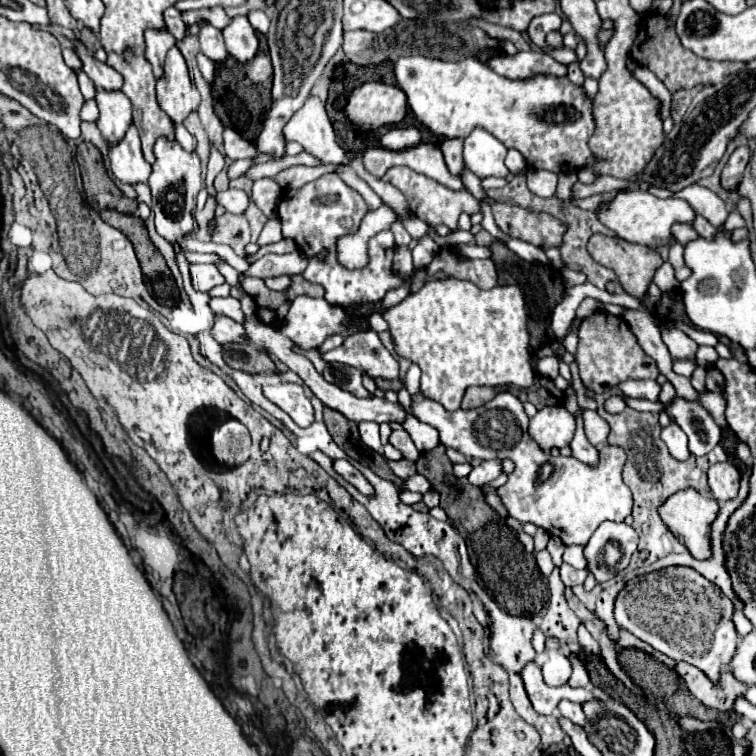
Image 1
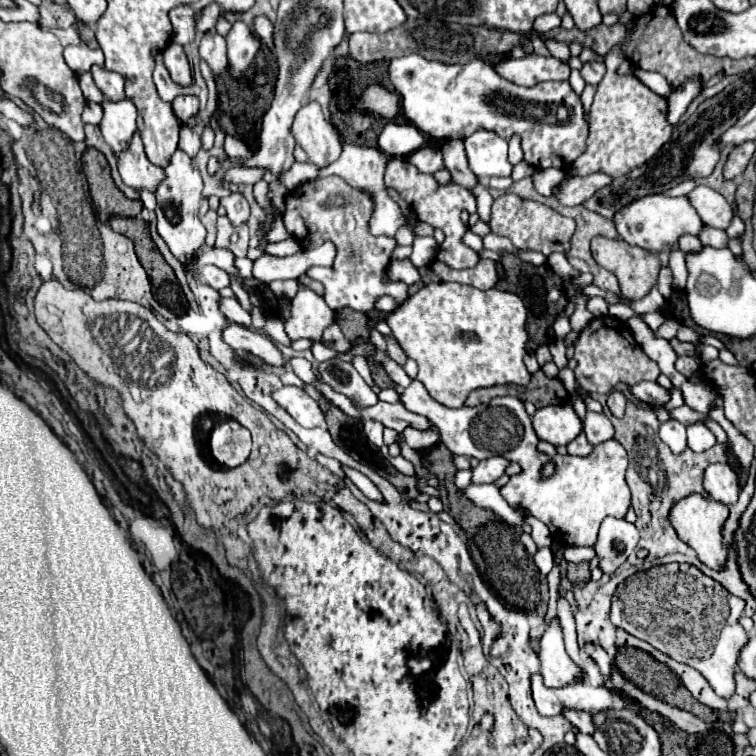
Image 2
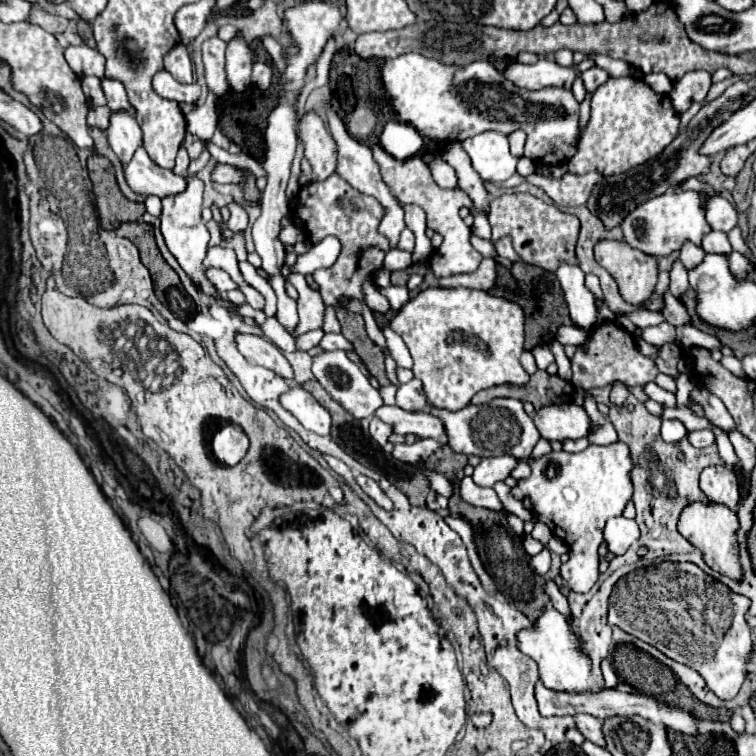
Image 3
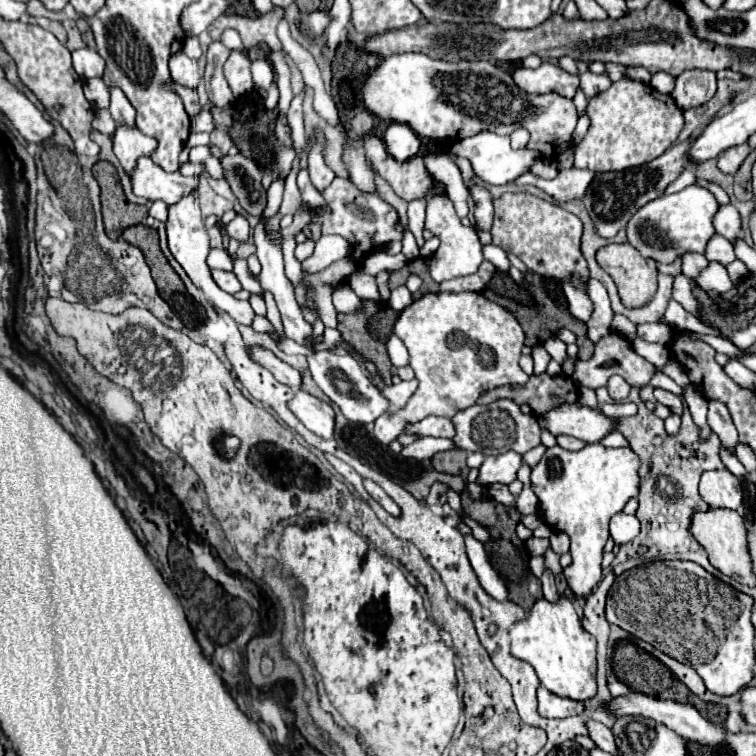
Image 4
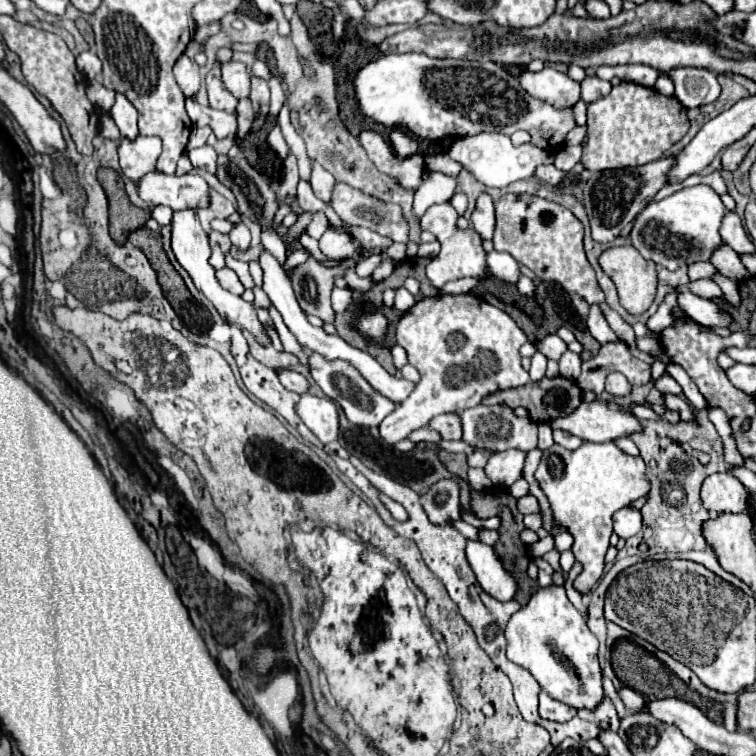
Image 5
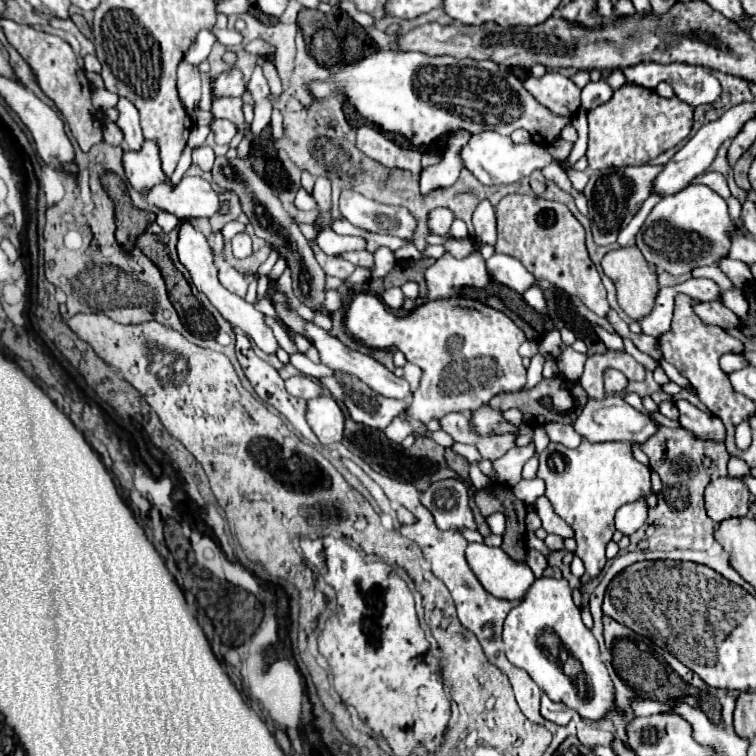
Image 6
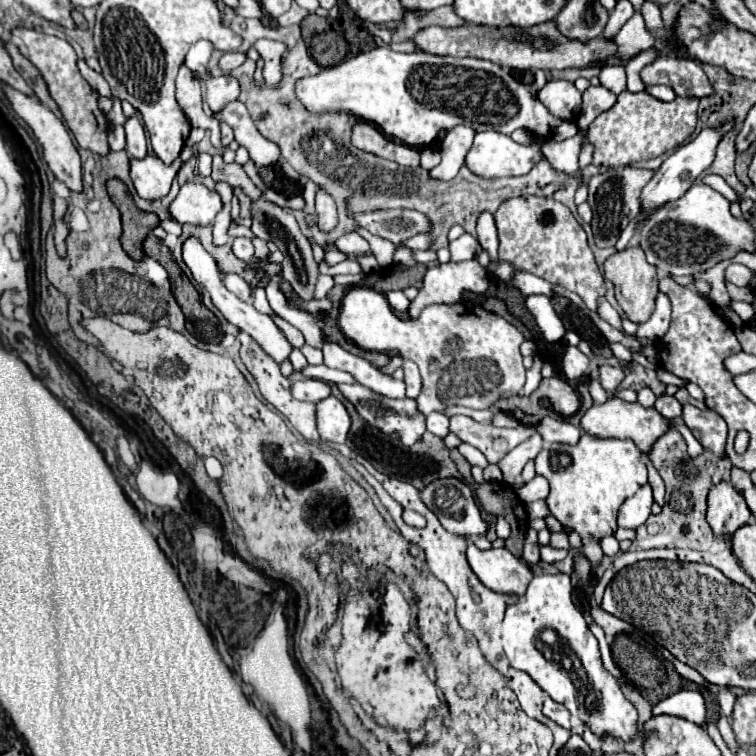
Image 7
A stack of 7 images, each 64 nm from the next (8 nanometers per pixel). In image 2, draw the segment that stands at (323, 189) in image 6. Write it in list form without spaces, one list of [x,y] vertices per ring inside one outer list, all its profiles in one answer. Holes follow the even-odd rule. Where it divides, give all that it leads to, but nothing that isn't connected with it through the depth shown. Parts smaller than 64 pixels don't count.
[[[310,102],[298,110],[292,124],[292,134],[308,154],[308,160],[320,168],[332,164],[340,156],[340,140],[316,102]]]

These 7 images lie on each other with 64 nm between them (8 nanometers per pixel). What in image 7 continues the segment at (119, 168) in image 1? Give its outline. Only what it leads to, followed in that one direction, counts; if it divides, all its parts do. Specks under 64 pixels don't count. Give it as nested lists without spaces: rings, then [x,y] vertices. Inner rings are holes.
[[[186,182],[170,204],[170,212],[180,224],[208,226],[222,210],[222,206],[224,204],[218,192],[196,182]]]

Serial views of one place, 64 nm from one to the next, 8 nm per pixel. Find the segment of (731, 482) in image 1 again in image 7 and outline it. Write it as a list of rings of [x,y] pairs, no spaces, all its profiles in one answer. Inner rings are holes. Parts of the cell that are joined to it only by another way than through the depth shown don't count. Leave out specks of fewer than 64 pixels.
[[[720,482],[708,494],[706,520],[716,540],[730,540],[738,528],[748,524],[750,510],[744,496],[736,492],[732,484]]]

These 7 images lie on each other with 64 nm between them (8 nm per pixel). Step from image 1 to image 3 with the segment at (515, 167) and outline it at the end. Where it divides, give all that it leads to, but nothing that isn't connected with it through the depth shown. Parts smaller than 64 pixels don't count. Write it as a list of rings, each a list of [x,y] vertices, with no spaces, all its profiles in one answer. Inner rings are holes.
[[[516,130],[516,132],[512,132],[508,138],[510,138],[510,152],[512,152],[514,156],[522,156],[522,154],[524,154],[524,144],[526,144],[524,130]]]

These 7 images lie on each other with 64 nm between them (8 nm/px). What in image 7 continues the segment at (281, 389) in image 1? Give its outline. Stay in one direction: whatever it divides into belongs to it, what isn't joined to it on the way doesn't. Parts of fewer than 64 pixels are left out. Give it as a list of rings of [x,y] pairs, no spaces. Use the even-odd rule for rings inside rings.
[[[334,396],[318,402],[316,406],[318,406],[318,430],[320,430],[322,440],[346,442],[348,430],[352,424],[346,406]]]

